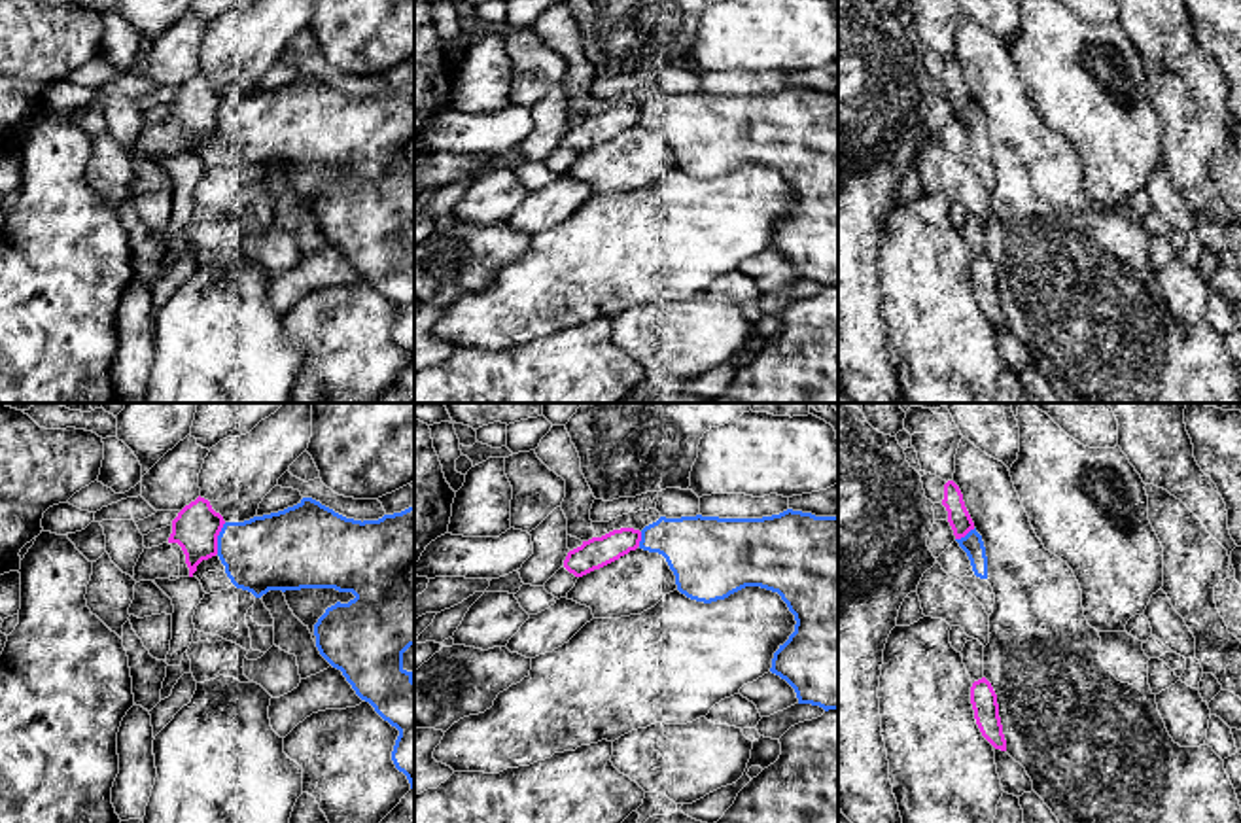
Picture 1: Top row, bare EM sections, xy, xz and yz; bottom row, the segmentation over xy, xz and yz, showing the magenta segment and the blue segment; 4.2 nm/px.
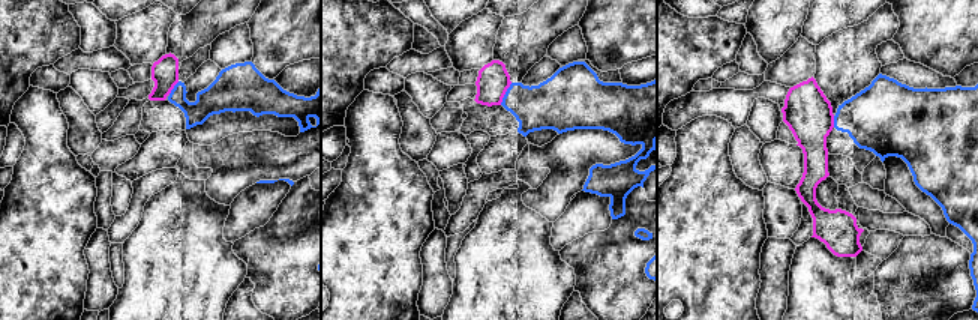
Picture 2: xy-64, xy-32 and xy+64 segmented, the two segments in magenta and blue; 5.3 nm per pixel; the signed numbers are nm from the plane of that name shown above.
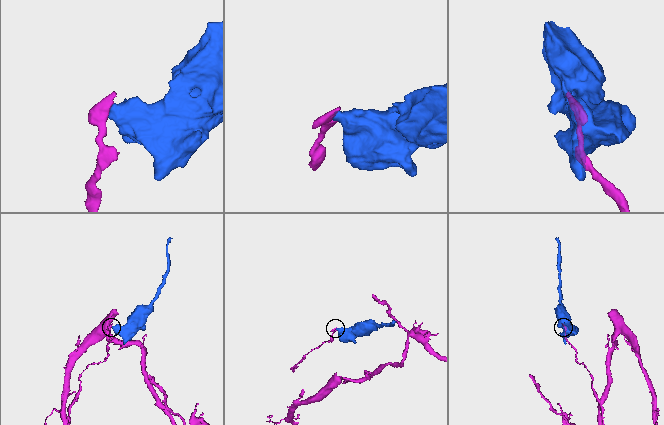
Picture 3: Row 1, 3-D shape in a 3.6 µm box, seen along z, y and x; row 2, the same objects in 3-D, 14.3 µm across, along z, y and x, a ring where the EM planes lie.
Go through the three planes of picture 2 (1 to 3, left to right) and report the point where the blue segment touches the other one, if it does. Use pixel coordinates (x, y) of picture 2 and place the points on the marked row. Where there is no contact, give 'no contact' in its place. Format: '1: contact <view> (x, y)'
1: contact xy-64 (173, 87)
2: contact xy-32 (504, 93)
3: contact xy+64 (833, 122)

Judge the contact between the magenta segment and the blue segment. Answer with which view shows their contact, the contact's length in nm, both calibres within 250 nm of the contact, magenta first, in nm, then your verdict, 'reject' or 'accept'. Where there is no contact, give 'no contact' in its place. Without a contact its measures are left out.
xy | 140 nm | 200/320 nm | reject

